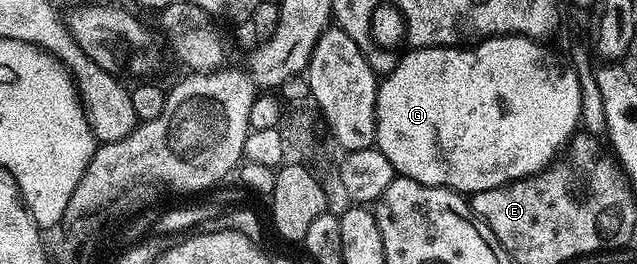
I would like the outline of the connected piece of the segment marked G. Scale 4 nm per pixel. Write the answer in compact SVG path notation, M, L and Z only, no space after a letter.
M492 36L478 41L474 46L416 48L408 51L408 56L400 55L395 68L379 80L379 93L375 103L375 144L381 150L381 154L389 158L398 175L407 176L413 182L421 182L426 188L450 188L451 191L460 194L493 190L503 184L525 180L544 171L568 147L569 141L576 135L580 127L581 110L581 86L578 84L578 74L566 59L563 61L557 53L550 52L547 46L546 43L530 40L527 36Z

